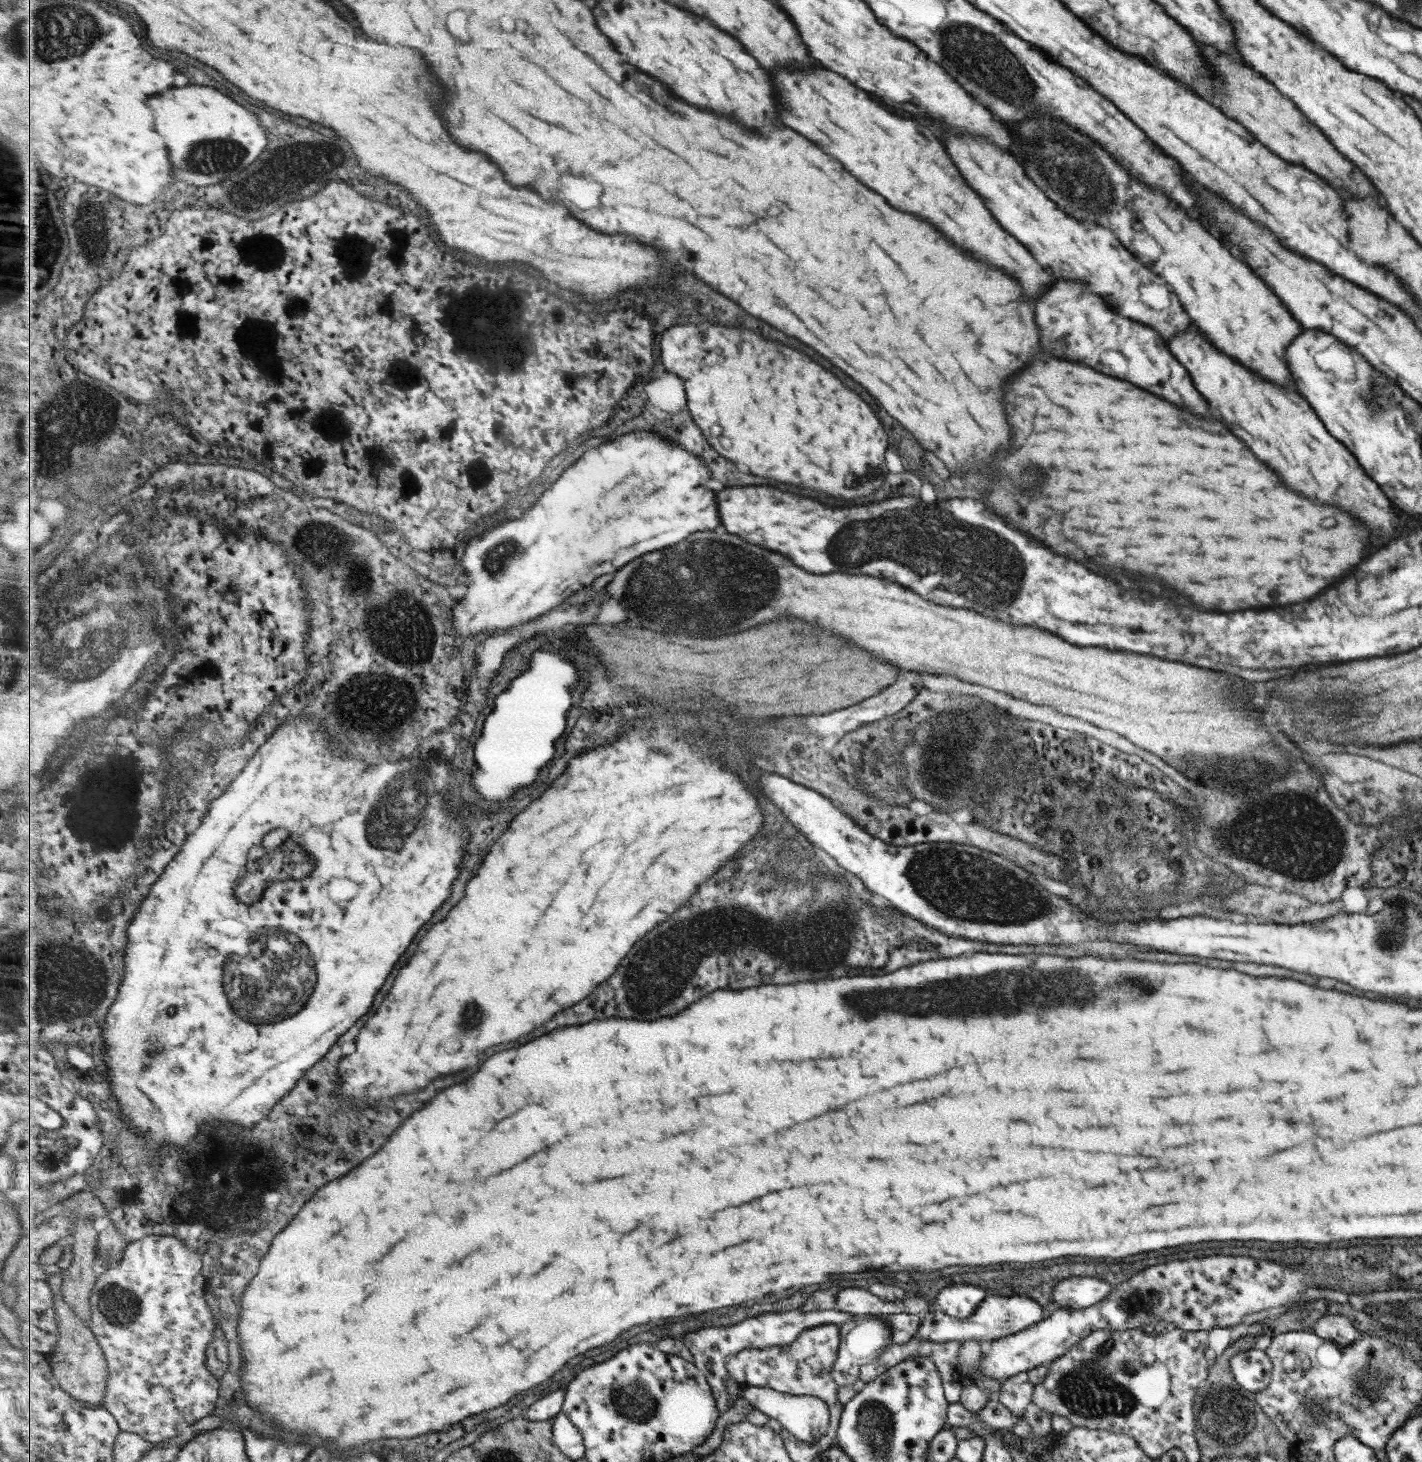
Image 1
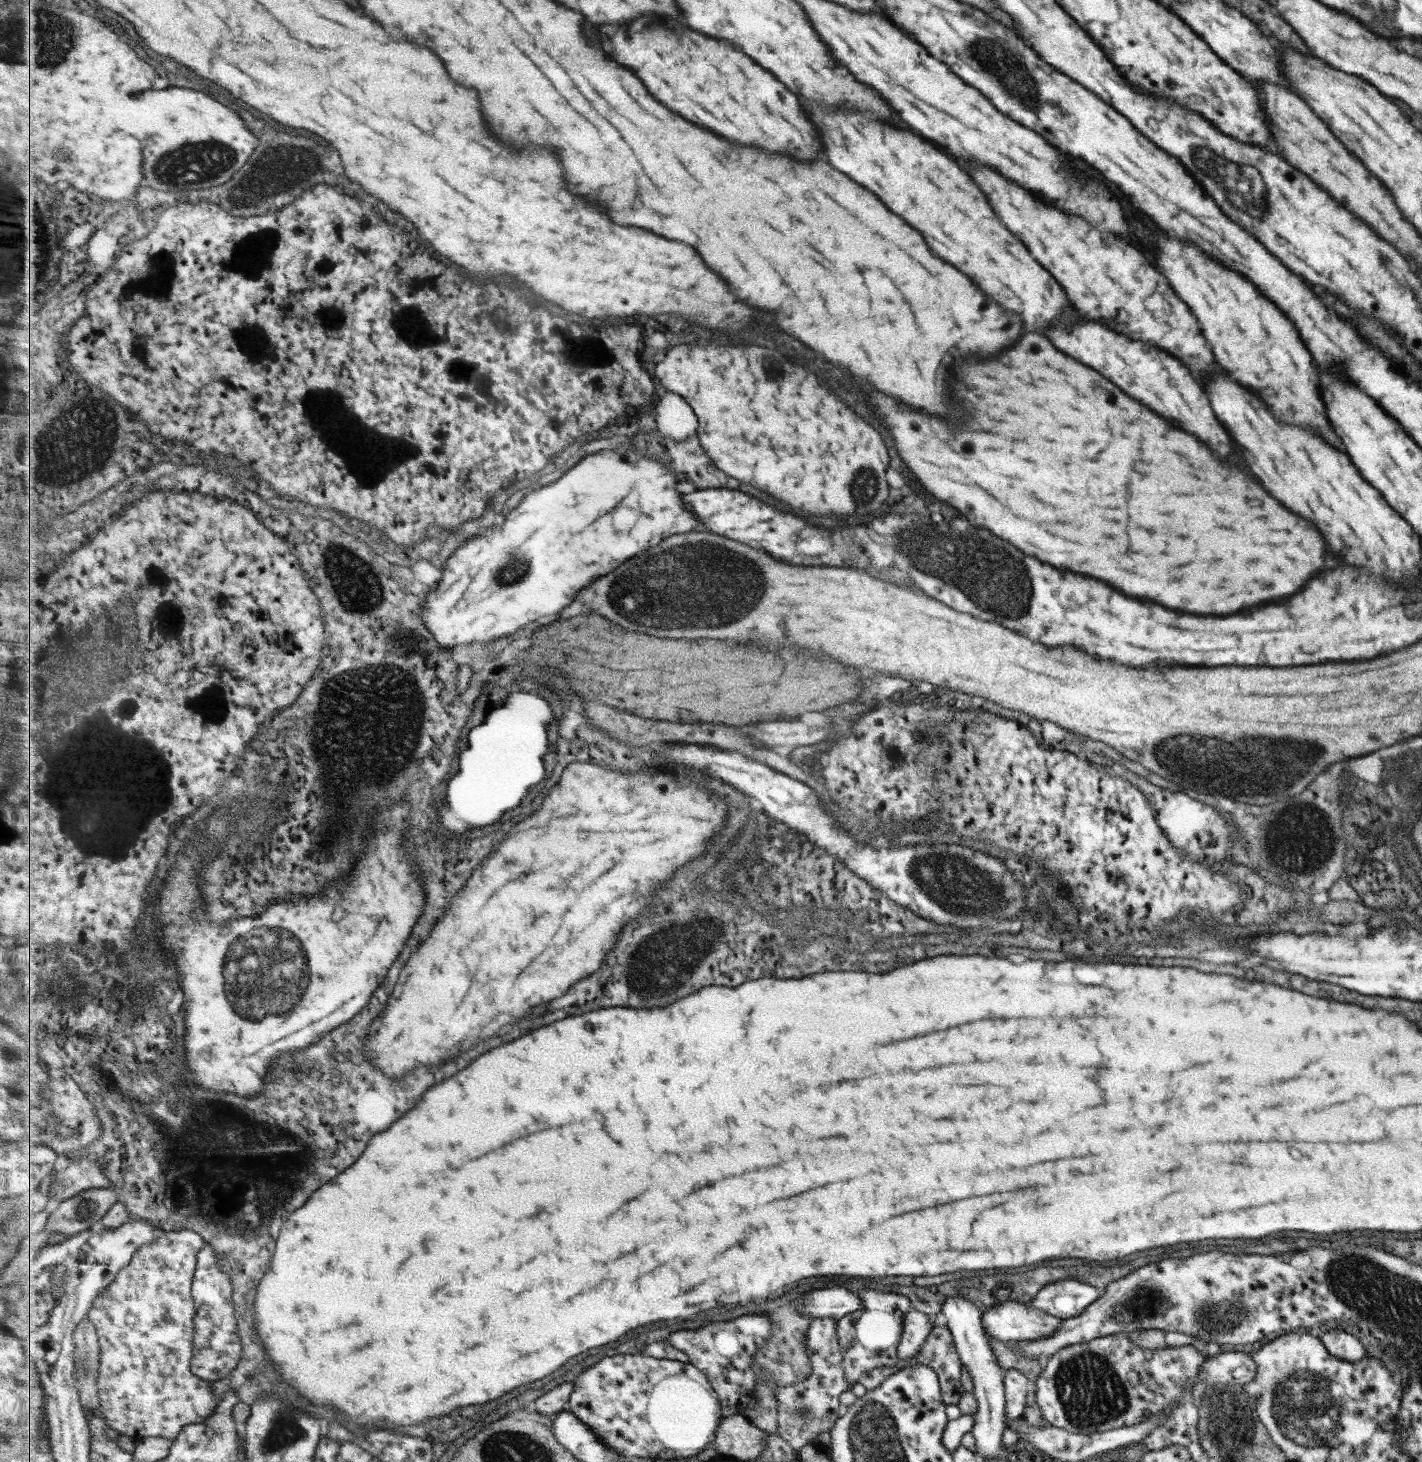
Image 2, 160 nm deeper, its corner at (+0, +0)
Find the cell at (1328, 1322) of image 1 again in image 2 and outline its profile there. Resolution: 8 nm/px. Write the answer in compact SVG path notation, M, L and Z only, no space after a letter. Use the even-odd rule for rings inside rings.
M1337 1329L1328 1330L1318 1335L1318 1339L1331 1356L1345 1362L1357 1362L1366 1354L1361 1348L1359 1339L1349 1332Z

